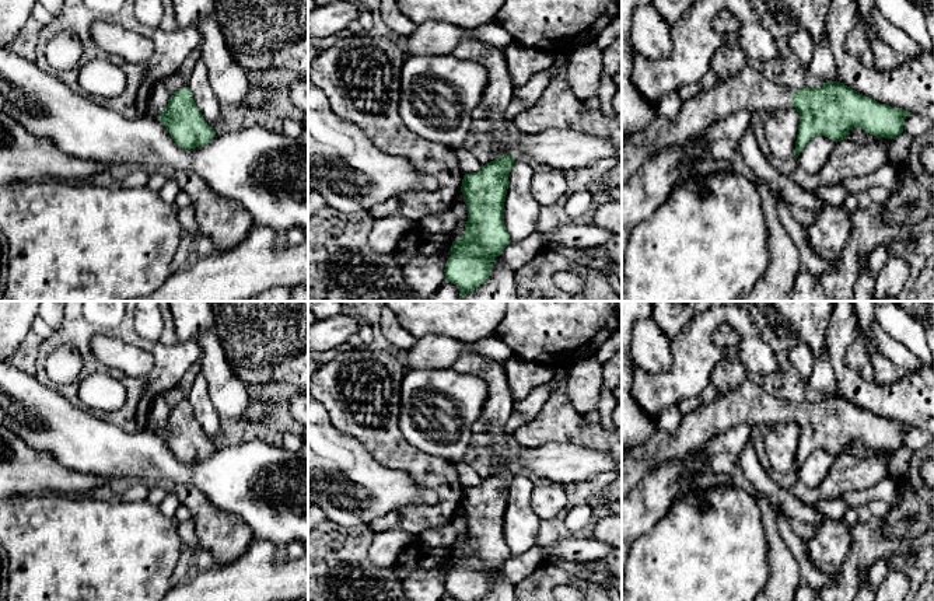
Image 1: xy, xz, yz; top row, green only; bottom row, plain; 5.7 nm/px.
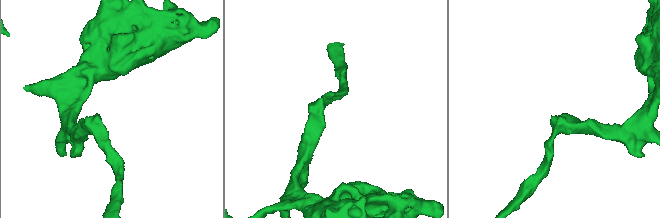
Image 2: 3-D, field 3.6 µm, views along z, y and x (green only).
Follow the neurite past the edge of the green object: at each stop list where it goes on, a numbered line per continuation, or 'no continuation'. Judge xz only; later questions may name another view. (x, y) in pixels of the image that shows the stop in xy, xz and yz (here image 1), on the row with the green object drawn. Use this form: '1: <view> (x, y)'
1: xz (499, 93)

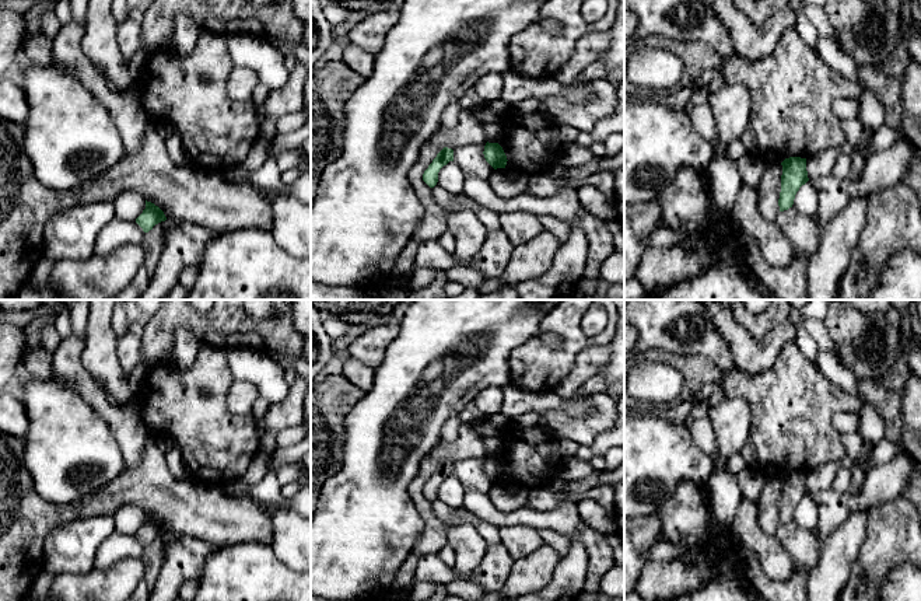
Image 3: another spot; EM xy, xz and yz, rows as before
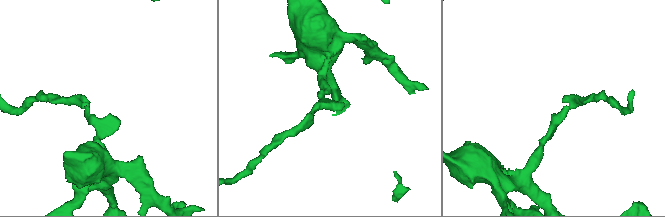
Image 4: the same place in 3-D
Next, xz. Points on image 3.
no continuation

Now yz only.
no continuation

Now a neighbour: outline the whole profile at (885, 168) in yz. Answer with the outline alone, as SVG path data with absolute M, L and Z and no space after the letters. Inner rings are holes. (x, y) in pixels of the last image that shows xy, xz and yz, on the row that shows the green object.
M900 140L890 148L873 153L861 177L851 179L848 175L831 175L809 179L817 193L817 216L822 227L837 216L852 198L865 196L894 186L908 172L911 160L917 154L907 141Z

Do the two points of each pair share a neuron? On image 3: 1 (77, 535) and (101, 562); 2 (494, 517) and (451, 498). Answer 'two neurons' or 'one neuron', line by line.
1: two neurons
2: two neurons

